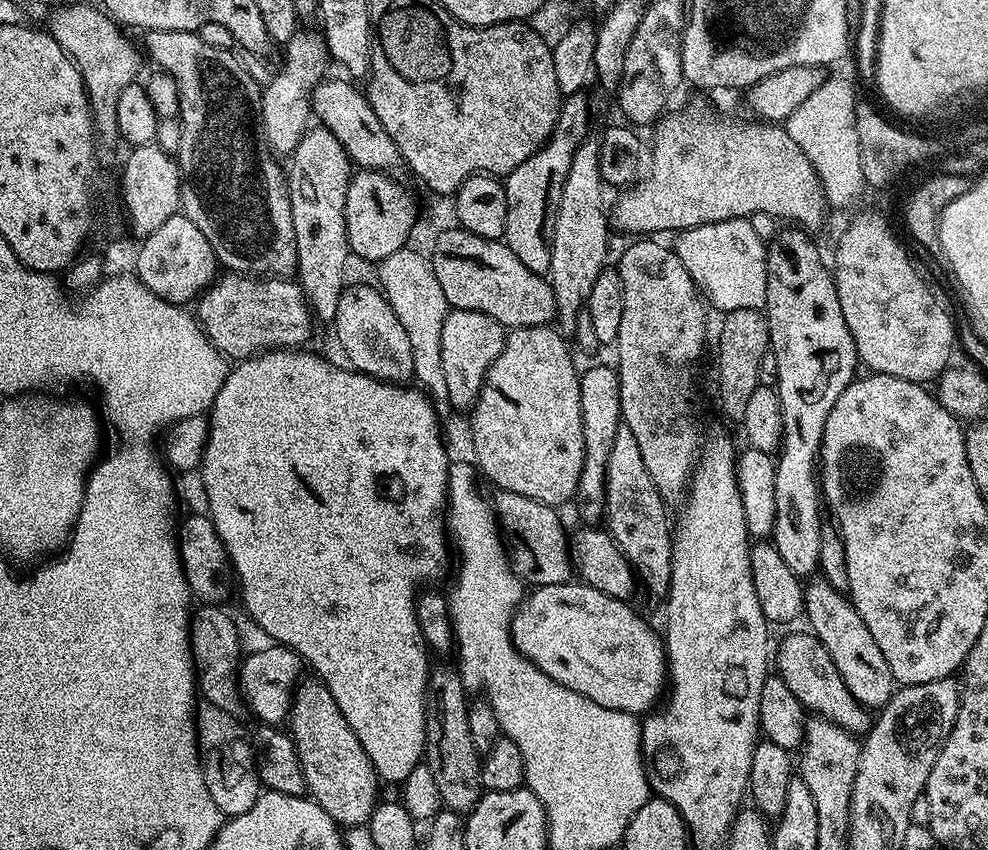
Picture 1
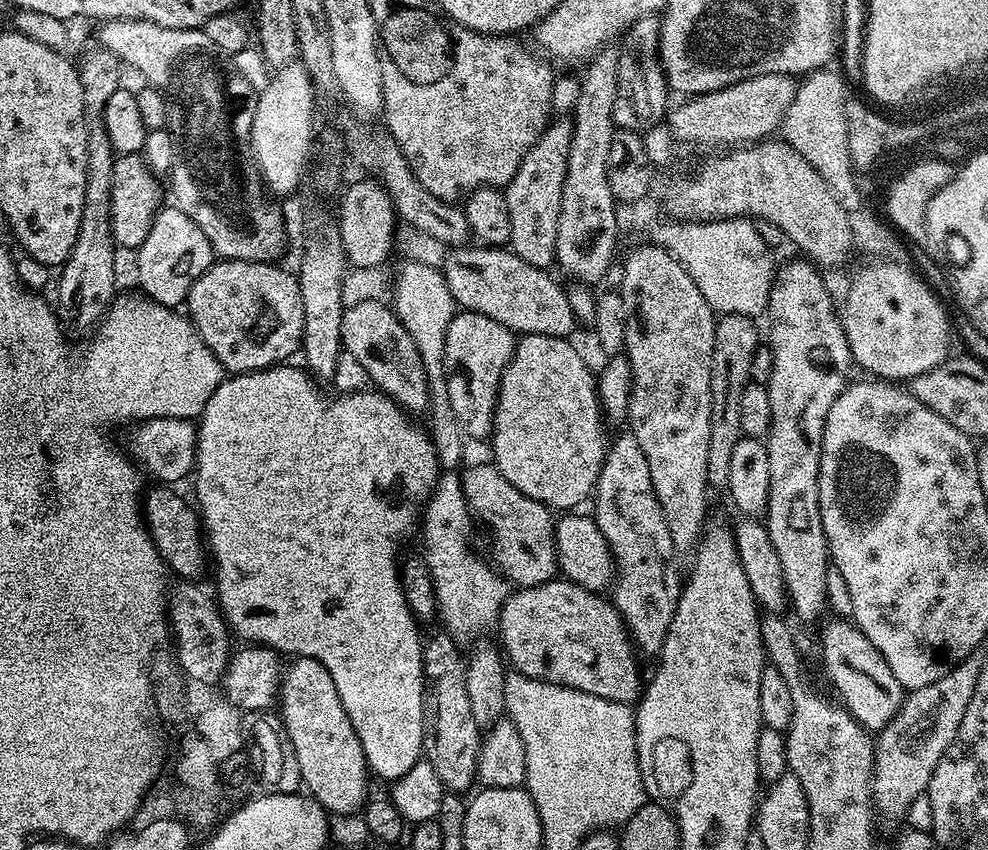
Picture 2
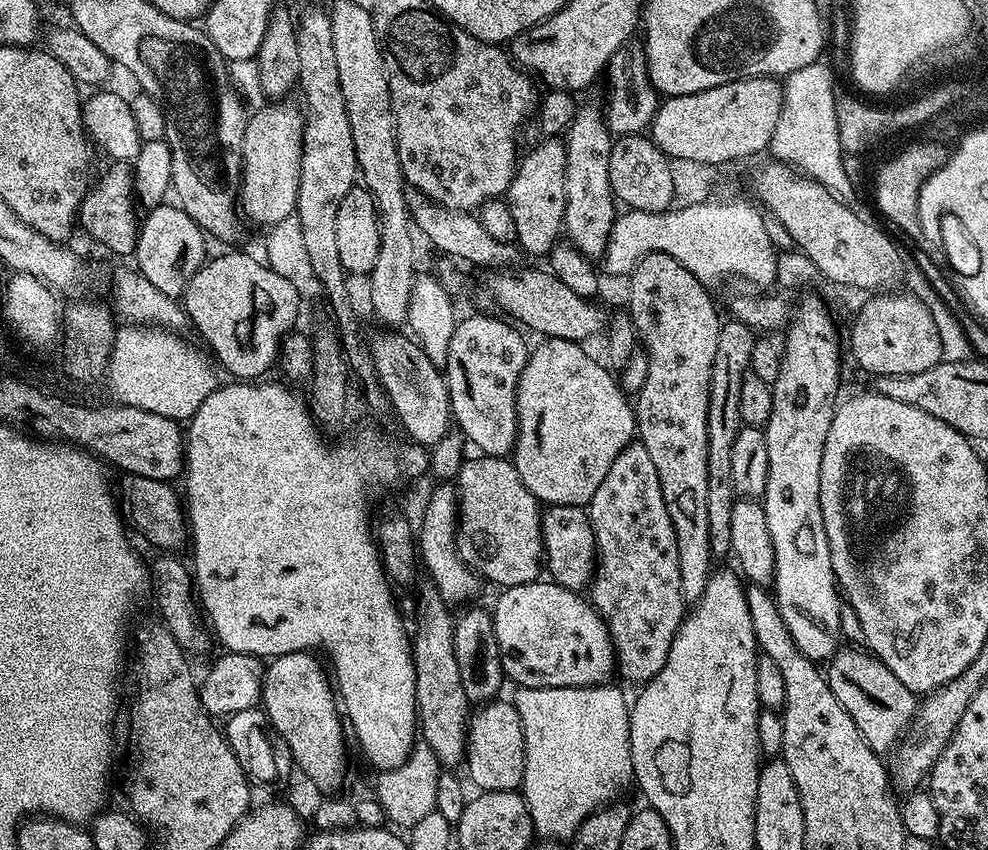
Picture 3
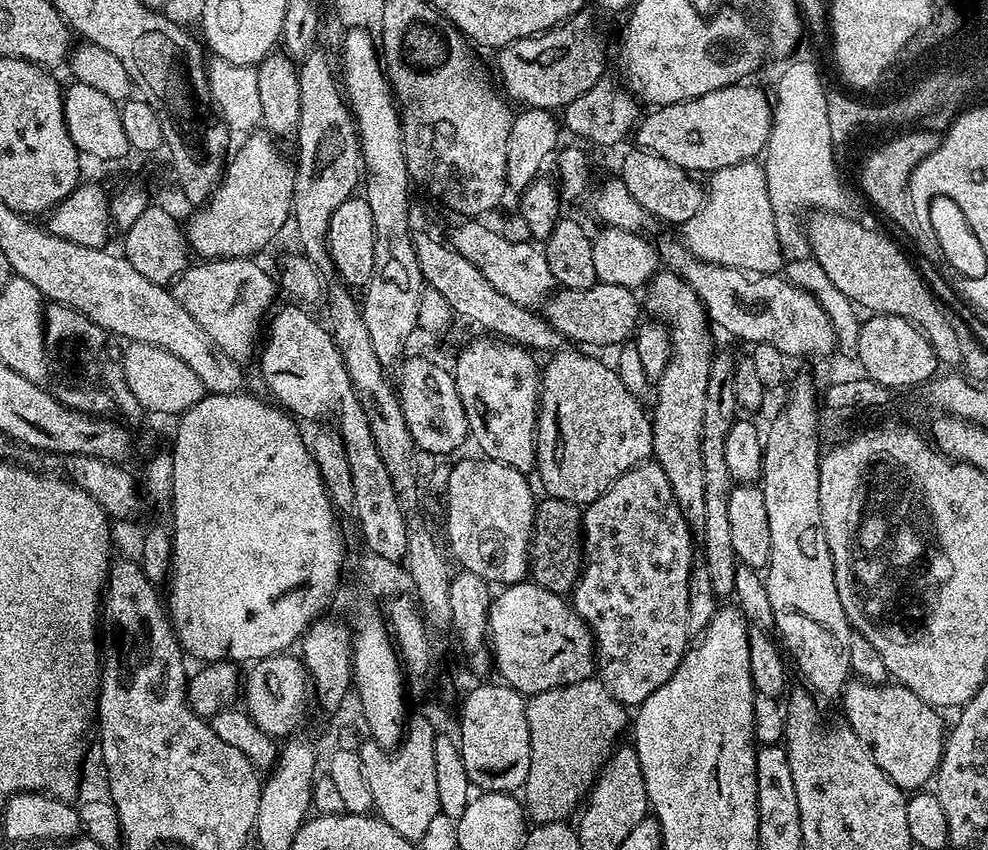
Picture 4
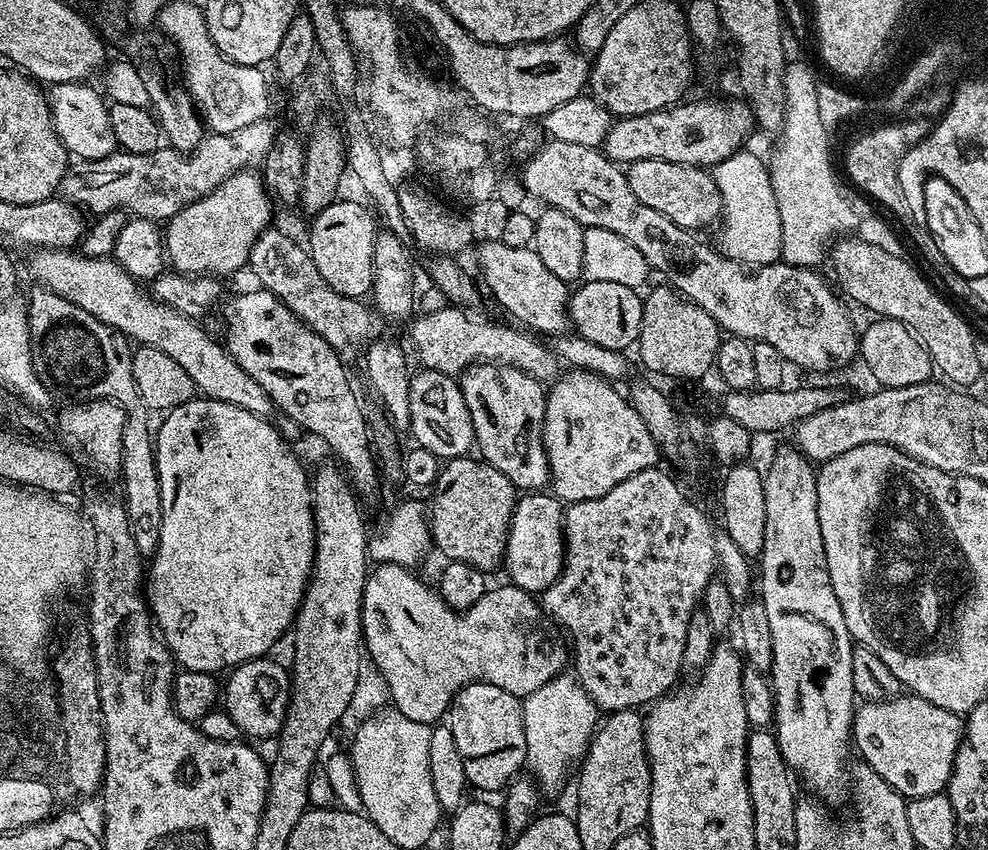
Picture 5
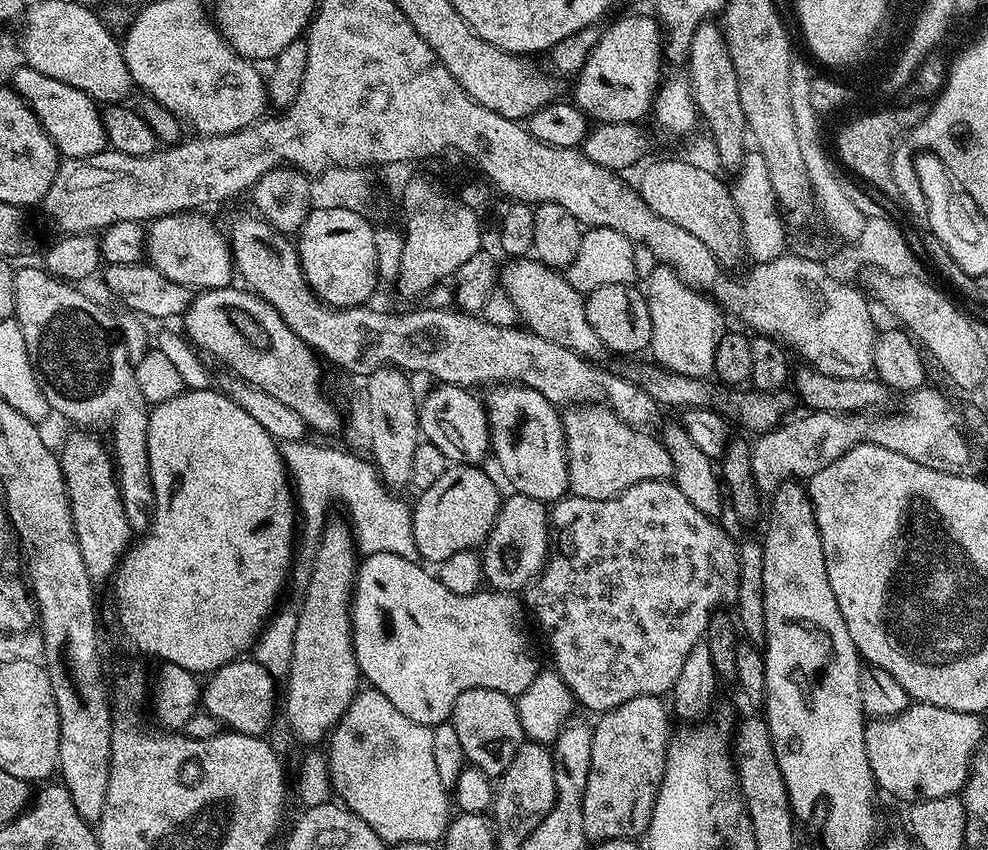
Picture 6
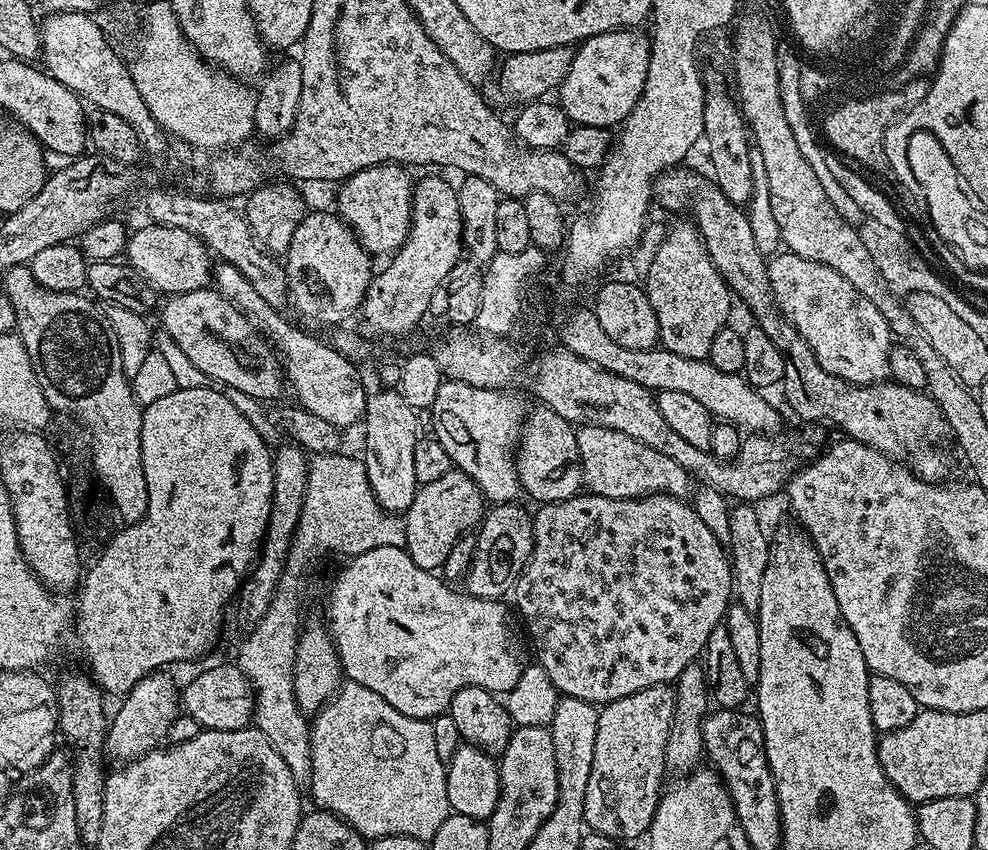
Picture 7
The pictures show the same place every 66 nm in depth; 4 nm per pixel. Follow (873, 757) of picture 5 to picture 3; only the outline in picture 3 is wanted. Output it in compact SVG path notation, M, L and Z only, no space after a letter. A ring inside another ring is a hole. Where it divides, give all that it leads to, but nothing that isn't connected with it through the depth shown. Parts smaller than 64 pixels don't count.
M856 646L841 647L827 665L826 675L830 690L834 690L834 698L838 698L846 714L854 718L854 726L858 726L862 738L866 738L875 752L891 753L907 733L916 715L917 693L902 686L902 682L898 682L892 671L871 651Z

